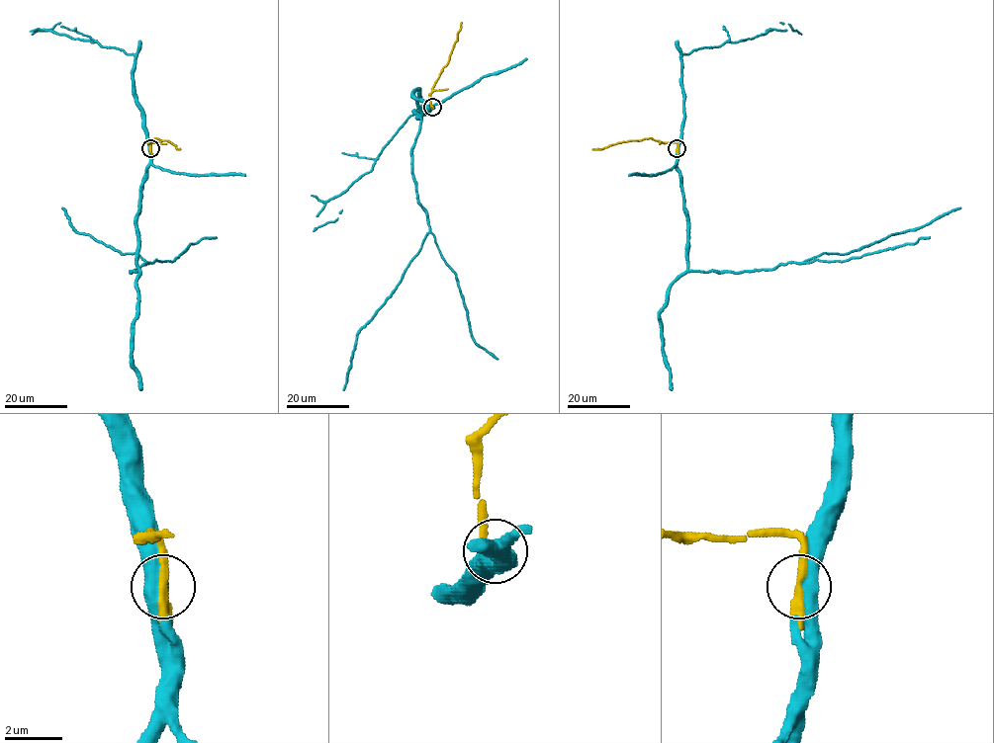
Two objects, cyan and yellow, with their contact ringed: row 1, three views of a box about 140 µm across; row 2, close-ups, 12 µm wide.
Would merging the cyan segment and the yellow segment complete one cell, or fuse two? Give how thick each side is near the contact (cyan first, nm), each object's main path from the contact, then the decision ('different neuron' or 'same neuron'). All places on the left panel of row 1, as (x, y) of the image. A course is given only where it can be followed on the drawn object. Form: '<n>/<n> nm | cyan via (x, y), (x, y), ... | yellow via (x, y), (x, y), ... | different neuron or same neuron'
550/260 nm | cyan via (150, 148), (136, 219), (138, 271), (131, 273), (147, 263), (136, 253), (122, 254), (76, 231), (61, 207) | yellow via (150, 148), (148, 142), (155, 138), (169, 141), (180, 149) | same neuron

